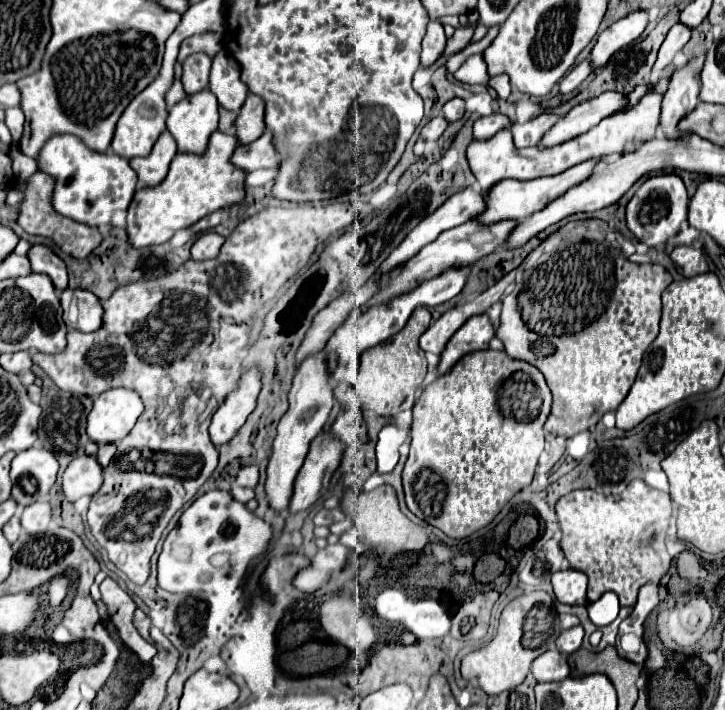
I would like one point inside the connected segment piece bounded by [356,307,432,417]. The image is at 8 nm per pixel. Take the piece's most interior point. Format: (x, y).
(390, 373)

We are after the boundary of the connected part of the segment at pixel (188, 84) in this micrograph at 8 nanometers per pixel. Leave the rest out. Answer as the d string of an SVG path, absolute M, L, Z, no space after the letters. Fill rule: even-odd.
M194 53L182 63L182 69L184 69L182 83L188 95L200 93L202 89L208 87L210 65L212 65L212 57L206 53Z

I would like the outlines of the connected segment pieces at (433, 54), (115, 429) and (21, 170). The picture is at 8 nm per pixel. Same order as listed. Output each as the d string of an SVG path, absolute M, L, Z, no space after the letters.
M430 21L421 42L420 63L424 67L434 64L444 51L444 43L446 43L444 27L438 21Z
M110 389L98 395L88 413L86 433L96 445L122 441L134 427L144 405L136 393L128 389Z
M20 149L12 151L12 170L18 172L19 182L26 182L28 177L32 177L36 173L36 161L26 157Z

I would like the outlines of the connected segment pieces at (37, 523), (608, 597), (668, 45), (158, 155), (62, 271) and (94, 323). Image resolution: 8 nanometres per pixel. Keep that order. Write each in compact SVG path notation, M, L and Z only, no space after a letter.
M36 501L28 505L22 513L22 529L30 535L44 533L50 523L50 505L46 501Z
M604 593L598 601L594 603L588 603L588 615L590 615L590 621L596 625L596 627L606 627L610 625L616 617L618 617L618 597L616 593Z
M676 23L670 29L670 33L666 35L666 39L664 39L664 43L662 43L660 51L658 51L658 59L654 63L654 71L660 73L664 67L668 67L672 63L674 55L678 51L682 51L682 47L688 43L688 39L690 39L690 29L686 25L678 25Z
M164 131L162 135L164 137L158 137L158 141L156 141L150 155L130 159L130 167L136 171L140 187L160 185L160 181L164 181L164 177L166 177L166 173L170 169L172 159L178 153L174 137L168 131Z
M34 245L28 251L28 259L32 263L32 271L48 275L58 291L64 291L68 287L66 265L64 265L64 261L54 251L50 251L44 245Z
M66 289L60 297L64 305L64 321L76 331L98 331L104 319L104 307L100 299L84 289Z

